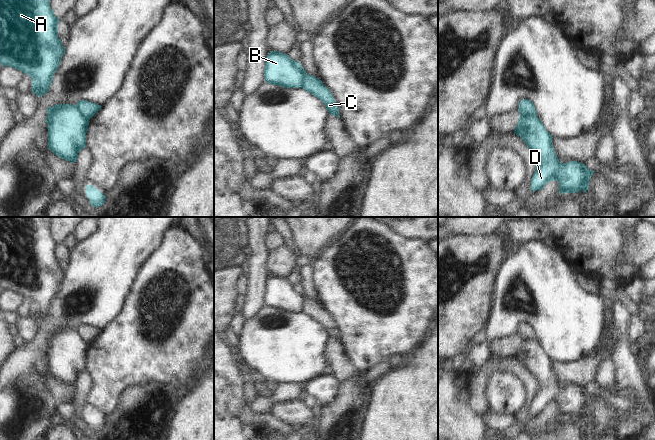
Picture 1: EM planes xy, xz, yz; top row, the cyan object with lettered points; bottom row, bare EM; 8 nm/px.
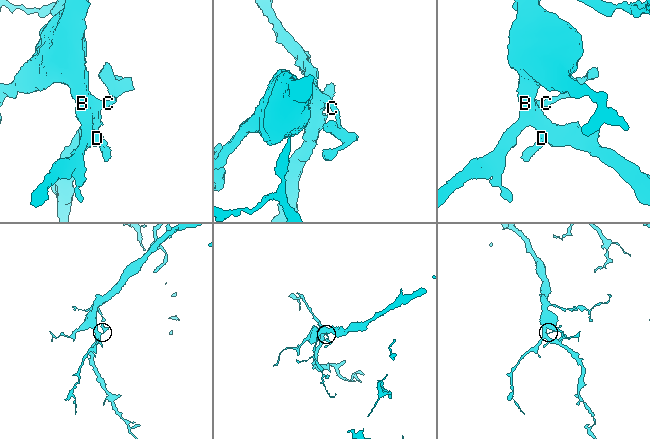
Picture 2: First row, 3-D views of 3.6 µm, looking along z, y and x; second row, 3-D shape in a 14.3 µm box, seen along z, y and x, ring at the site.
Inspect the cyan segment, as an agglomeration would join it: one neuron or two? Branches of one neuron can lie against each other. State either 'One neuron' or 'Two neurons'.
Two neurons

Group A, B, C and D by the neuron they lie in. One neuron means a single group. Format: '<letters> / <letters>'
A B D / C

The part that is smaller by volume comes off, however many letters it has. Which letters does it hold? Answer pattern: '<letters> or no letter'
C

